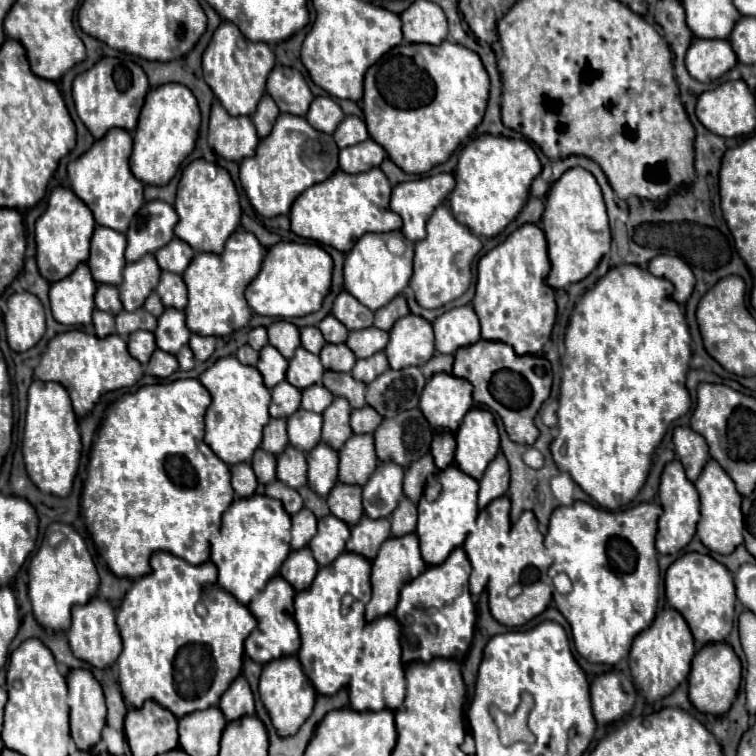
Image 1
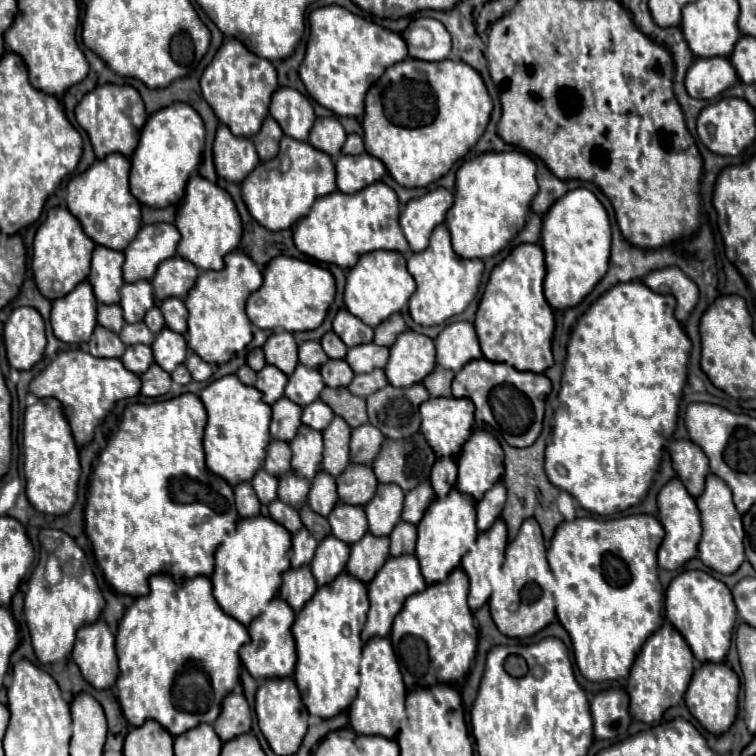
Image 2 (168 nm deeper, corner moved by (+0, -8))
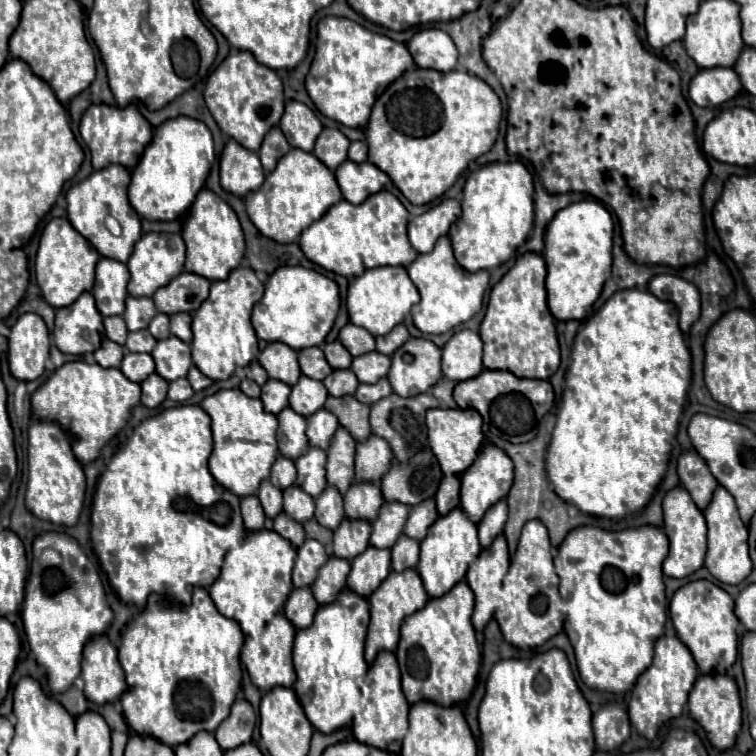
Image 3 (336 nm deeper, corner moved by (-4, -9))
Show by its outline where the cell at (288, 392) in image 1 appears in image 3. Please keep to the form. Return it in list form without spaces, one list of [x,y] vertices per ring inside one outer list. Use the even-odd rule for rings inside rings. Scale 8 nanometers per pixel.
[[[287,406],[277,414],[277,420],[279,420],[279,428],[277,428],[279,452],[295,460],[309,446],[305,436],[305,418],[301,414],[295,414],[295,410]]]

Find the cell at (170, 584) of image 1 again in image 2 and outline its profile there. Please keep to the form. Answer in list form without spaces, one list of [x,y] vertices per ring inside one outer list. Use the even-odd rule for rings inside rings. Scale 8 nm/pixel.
[[[153,575],[149,579],[149,595],[135,599],[125,611],[117,631],[117,657],[121,669],[117,679],[117,699],[125,719],[133,727],[153,719],[173,737],[201,723],[213,723],[221,713],[221,701],[239,681],[239,647],[245,643],[247,629],[237,619],[223,613],[211,595],[211,581],[207,577],[193,577],[183,585],[177,585],[169,575]]]

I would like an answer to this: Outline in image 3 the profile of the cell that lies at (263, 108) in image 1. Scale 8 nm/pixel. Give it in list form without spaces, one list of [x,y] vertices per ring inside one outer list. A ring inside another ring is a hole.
[[[273,126],[269,132],[267,132],[267,138],[263,140],[261,148],[259,148],[259,158],[261,158],[261,164],[265,168],[265,172],[271,172],[275,166],[277,166],[277,160],[287,154],[291,150],[289,142],[283,138],[283,132],[279,130],[279,126]]]

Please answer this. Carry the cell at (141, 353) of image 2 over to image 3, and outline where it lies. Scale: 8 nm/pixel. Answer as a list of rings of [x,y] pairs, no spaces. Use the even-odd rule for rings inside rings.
[[[127,352],[121,362],[121,372],[133,382],[143,382],[149,374],[155,372],[155,362],[153,362],[151,354]]]

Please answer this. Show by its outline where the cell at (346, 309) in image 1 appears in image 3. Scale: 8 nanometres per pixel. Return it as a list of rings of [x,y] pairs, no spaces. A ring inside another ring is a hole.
[[[345,324],[339,332],[339,340],[343,342],[343,346],[351,352],[351,356],[361,356],[365,352],[375,350],[375,338],[361,326],[355,324]]]

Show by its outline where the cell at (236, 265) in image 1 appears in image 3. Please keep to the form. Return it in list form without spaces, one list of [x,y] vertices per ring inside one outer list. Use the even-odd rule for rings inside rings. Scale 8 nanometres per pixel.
[[[249,266],[231,270],[227,280],[211,282],[207,302],[193,314],[193,364],[211,380],[227,380],[237,366],[247,366],[257,358],[257,334],[251,326],[253,304],[263,296],[263,282]]]

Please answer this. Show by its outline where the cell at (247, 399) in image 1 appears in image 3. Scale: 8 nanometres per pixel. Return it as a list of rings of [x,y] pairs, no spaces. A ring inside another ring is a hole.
[[[239,388],[231,390],[219,390],[211,396],[207,396],[201,402],[201,408],[211,416],[213,424],[213,454],[209,458],[209,470],[213,478],[231,490],[237,496],[255,494],[259,488],[259,482],[269,478],[269,470],[275,462],[275,430],[277,430],[277,418],[275,414],[267,414],[263,410],[263,404],[259,398],[247,398]],[[263,446],[263,454],[261,448]],[[267,446],[273,448],[273,452],[267,456]],[[247,454],[247,456],[245,456]]]

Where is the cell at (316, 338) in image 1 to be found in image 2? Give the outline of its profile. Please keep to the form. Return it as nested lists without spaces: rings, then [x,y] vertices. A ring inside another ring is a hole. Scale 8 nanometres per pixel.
[[[305,341],[299,345],[299,363],[311,369],[319,369],[323,363],[327,363],[329,357],[325,355],[321,343],[317,341]]]

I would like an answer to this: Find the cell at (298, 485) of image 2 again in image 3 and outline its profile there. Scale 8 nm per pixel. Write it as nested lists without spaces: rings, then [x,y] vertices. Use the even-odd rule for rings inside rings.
[[[293,484],[287,490],[283,490],[283,512],[287,516],[295,518],[297,522],[305,522],[305,520],[313,518],[315,502],[305,490],[301,490],[297,484]]]

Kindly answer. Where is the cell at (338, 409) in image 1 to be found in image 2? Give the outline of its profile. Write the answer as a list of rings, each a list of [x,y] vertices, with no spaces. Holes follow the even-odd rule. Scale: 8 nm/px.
[[[333,417],[331,425],[323,431],[325,451],[323,451],[321,469],[325,473],[331,473],[331,477],[337,477],[339,473],[343,473],[343,469],[351,463],[349,437],[351,437],[351,427],[341,417]]]

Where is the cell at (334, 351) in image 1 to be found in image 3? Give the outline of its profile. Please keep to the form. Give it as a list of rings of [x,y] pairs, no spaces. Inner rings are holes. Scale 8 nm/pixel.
[[[333,370],[323,380],[323,384],[331,396],[345,396],[345,394],[355,394],[359,380],[351,370]]]

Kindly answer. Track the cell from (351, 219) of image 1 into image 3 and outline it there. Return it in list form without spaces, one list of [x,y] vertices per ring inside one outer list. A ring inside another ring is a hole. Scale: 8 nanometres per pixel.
[[[381,190],[379,194],[371,194],[371,198],[359,206],[347,200],[331,206],[323,218],[301,232],[299,246],[303,254],[323,270],[347,278],[359,276],[363,270],[375,266],[409,266],[417,258],[417,252],[409,244],[407,222],[409,212],[401,200],[387,190]]]

